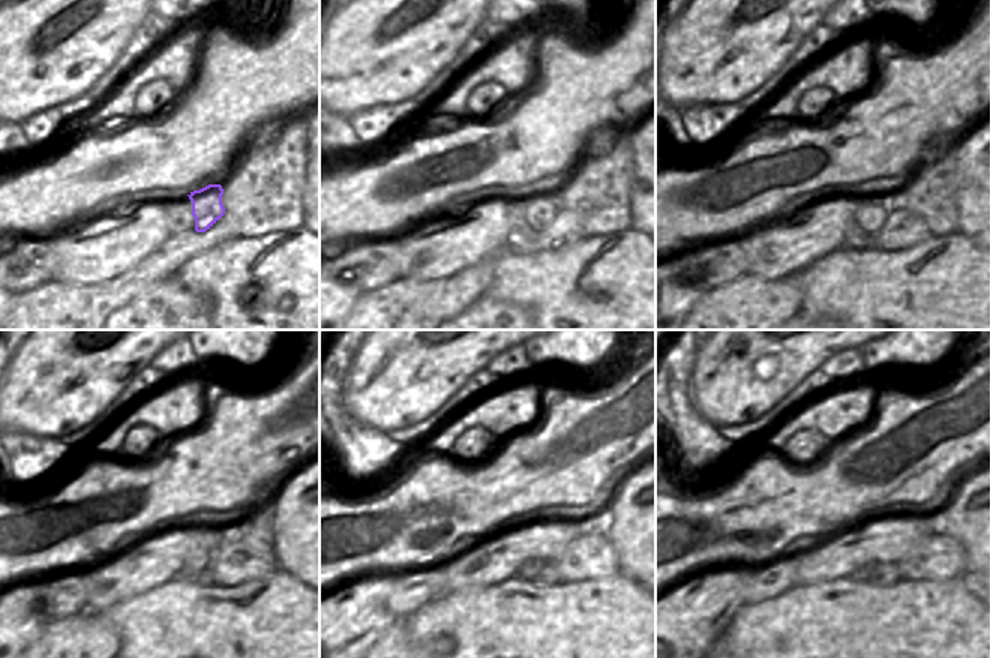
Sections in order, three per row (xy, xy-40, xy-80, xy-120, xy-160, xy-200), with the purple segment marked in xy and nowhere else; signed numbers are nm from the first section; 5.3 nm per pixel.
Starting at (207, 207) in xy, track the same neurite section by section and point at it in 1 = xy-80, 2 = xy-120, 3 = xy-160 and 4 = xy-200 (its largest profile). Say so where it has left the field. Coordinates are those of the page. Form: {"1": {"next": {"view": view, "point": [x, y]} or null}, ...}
{"1": {"next": {"view": "xy-80", "point": [872, 212]}}, "2": {"next": {"view": "xy-120", "point": [195, 562]}}, "3": {"next": {"view": "xy-160", "point": [527, 571]}}, "4": {"next": {"view": "xy-200", "point": [861, 574]}}}

